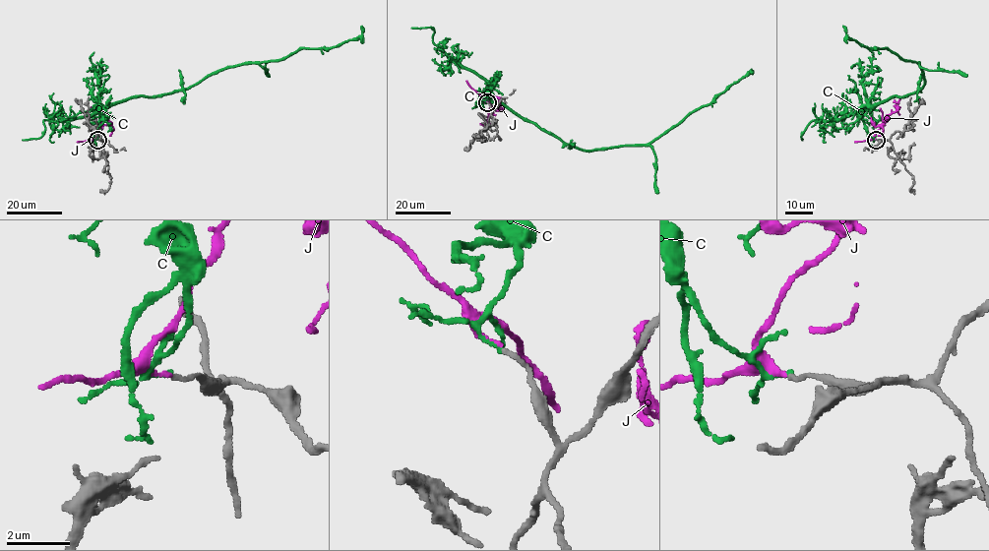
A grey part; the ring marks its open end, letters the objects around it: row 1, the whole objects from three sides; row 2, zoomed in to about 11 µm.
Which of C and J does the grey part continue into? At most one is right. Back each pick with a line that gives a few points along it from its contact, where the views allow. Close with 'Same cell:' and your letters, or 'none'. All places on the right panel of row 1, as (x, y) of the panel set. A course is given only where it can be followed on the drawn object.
J: course (876, 139), (874, 136), (886, 118), (896, 111), (896, 102), (898, 103)
Same cell: J

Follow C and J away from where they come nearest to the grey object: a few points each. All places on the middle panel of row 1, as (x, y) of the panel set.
C: (487, 102), (490, 85), (490, 91), (510, 108), (567, 144), (586, 151), (649, 144), (709, 105), (751, 69)
J: (487, 102), (492, 108), (485, 123), (488, 125)

